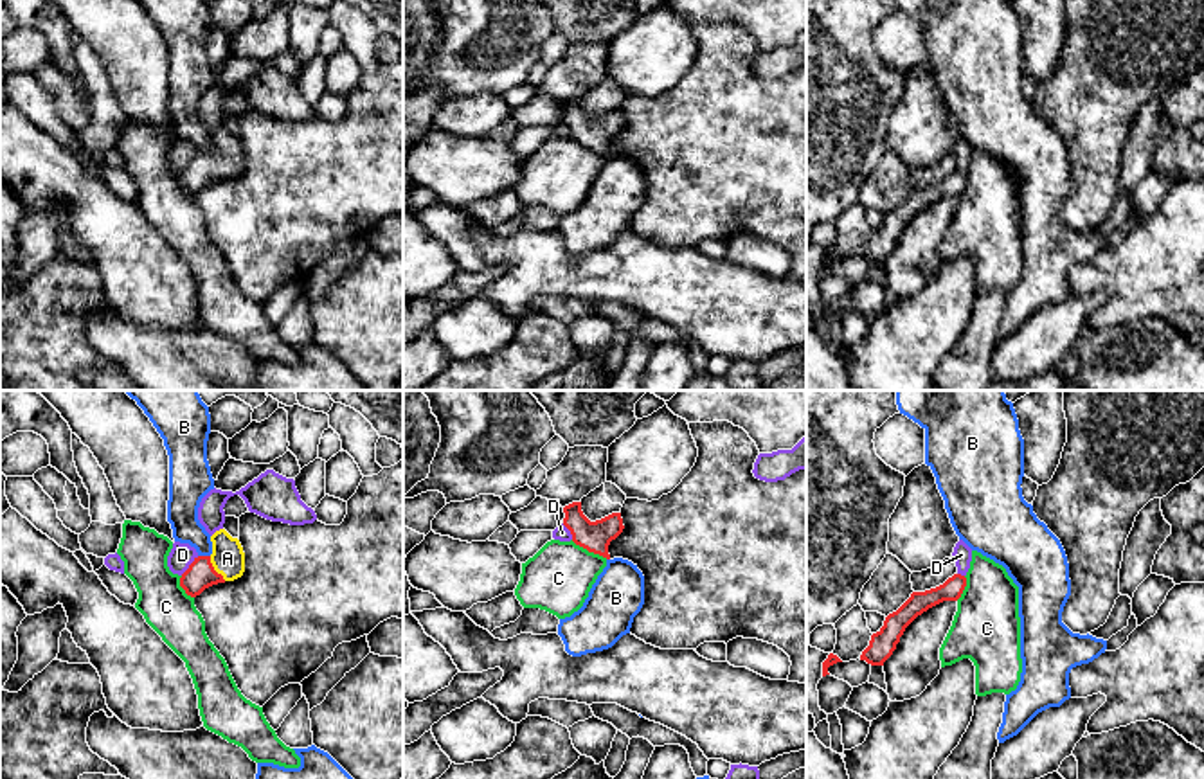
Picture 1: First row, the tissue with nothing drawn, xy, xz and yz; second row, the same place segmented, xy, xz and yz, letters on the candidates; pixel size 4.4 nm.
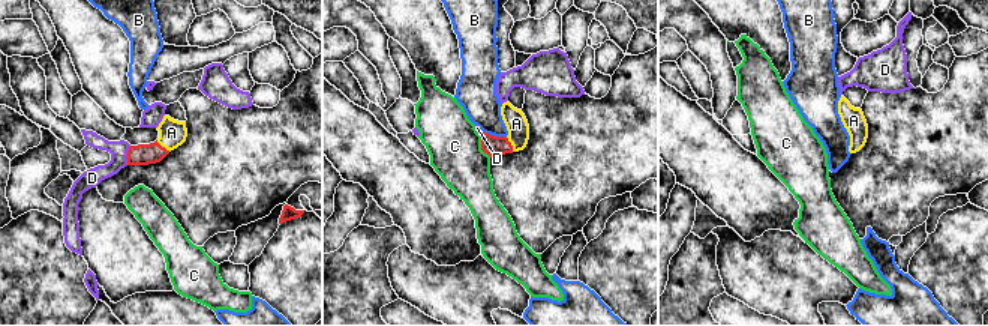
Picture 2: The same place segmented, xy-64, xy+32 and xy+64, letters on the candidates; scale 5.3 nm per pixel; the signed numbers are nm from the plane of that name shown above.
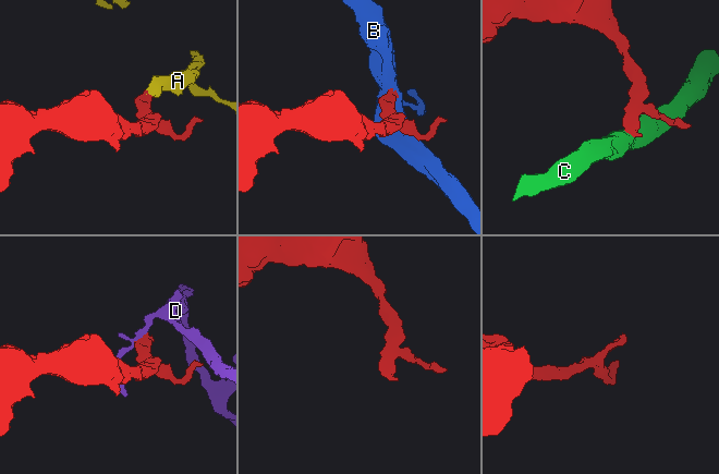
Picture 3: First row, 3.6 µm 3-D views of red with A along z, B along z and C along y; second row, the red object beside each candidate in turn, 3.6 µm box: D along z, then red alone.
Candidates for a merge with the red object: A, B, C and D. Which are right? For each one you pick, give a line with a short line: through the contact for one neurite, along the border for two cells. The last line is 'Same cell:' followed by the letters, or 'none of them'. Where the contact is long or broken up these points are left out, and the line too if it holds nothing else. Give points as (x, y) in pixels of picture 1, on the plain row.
A: xy (200, 171), (213, 166), (227, 155)
Same cell: A

